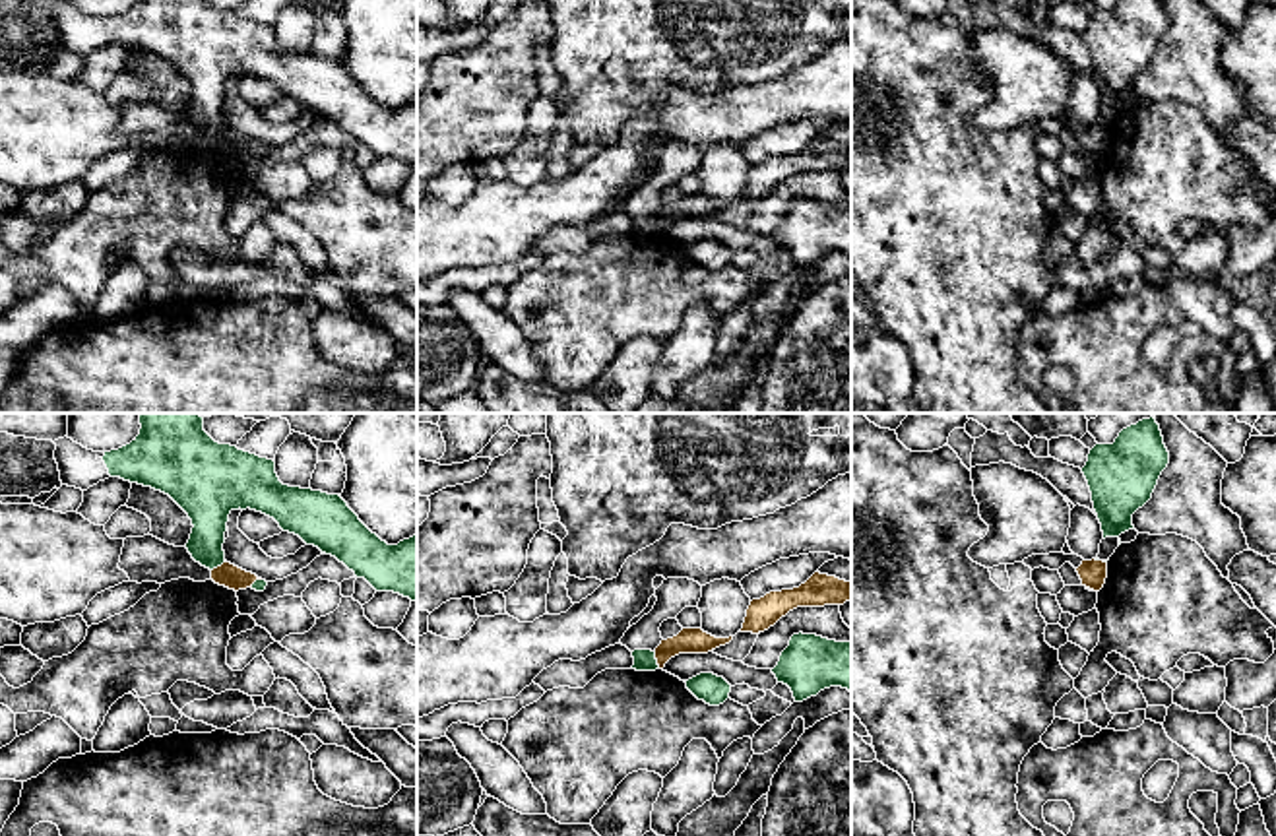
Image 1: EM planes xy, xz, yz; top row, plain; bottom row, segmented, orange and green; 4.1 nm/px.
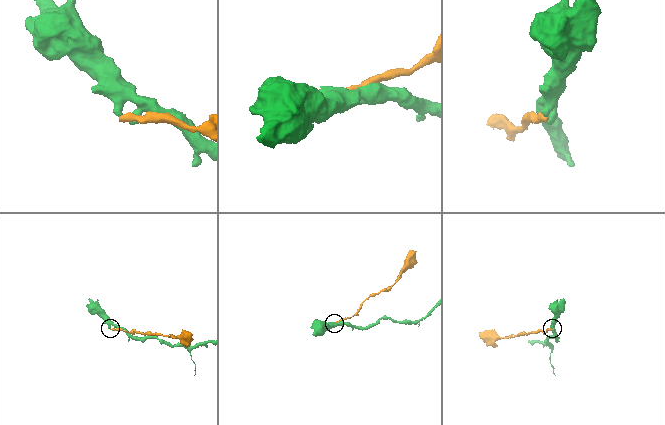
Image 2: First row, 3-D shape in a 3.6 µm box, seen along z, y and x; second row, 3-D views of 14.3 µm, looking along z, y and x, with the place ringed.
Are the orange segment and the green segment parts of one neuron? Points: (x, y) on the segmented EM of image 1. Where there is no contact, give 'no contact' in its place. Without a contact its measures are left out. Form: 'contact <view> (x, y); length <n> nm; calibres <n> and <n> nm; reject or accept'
contact xz (656, 658); length 80 nm; calibres 110 and 100 nm; reject

